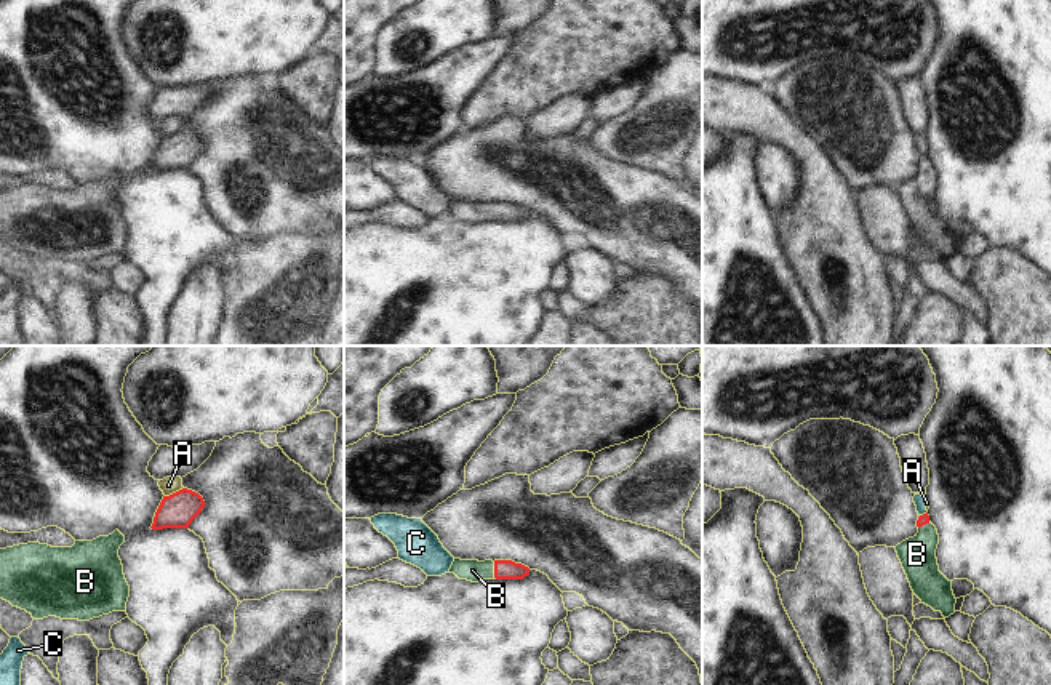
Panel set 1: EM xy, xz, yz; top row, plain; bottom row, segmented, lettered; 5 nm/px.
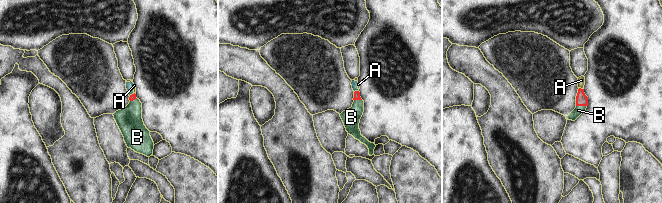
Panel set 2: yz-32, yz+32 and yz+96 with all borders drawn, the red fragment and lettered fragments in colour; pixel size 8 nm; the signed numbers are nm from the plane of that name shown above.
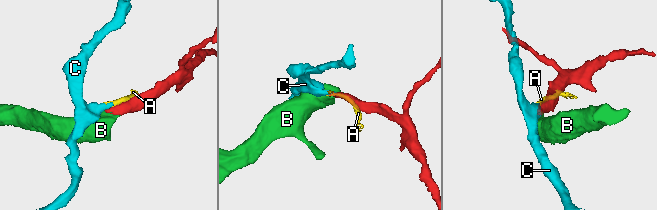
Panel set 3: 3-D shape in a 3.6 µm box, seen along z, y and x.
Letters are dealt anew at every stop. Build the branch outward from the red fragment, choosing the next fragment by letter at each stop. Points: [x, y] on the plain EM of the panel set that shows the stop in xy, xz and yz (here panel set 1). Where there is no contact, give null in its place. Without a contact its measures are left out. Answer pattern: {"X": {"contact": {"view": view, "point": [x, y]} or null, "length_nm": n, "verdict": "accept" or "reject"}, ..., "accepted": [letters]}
{"A": {"contact": {"view": "xy", "point": [173, 135]}, "length_nm": 110, "verdict": "reject"}, "B": {"contact": {"view": "xz", "point": [495, 212]}, "length_nm": 80, "verdict": "accept"}, "C": {"contact": {"view": "yz", "point": [923, 156]}, "length_nm": 50, "verdict": "reject"}, "accepted": ["B"]}

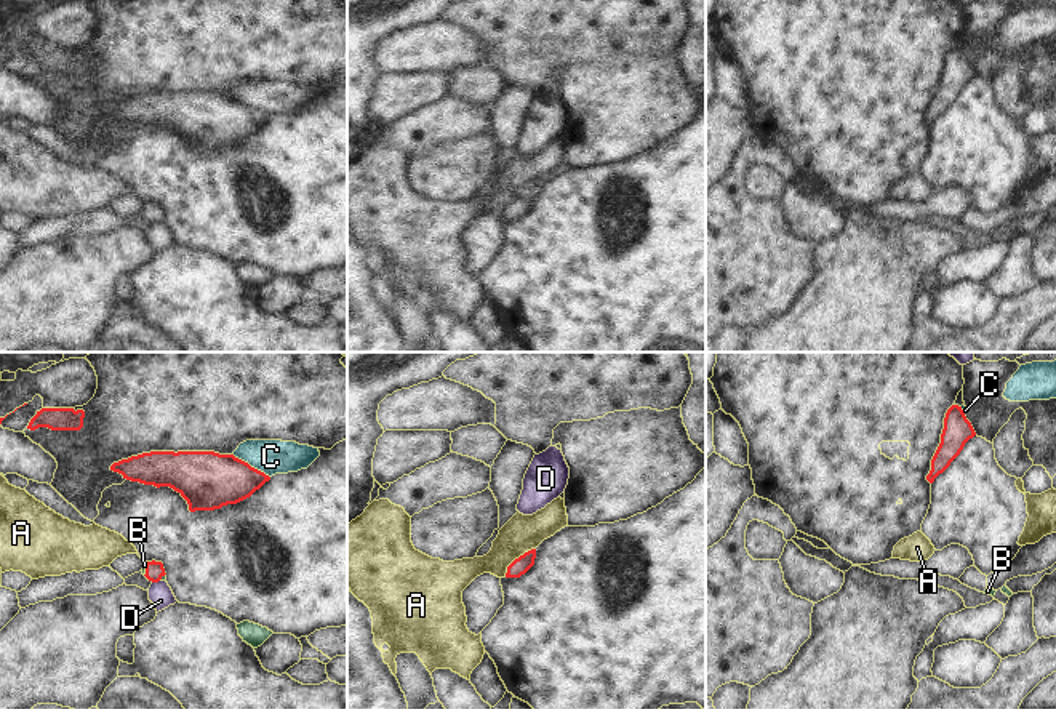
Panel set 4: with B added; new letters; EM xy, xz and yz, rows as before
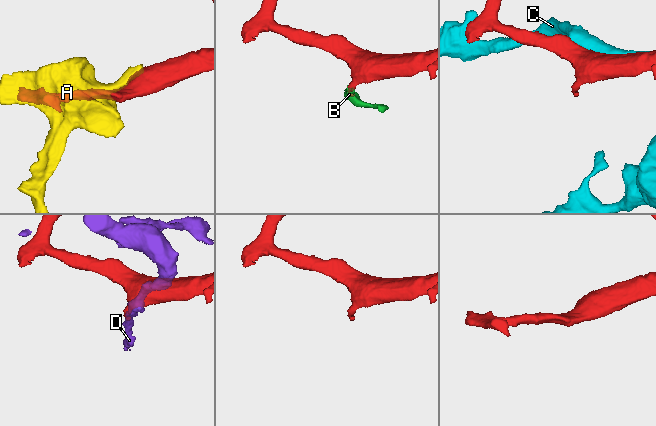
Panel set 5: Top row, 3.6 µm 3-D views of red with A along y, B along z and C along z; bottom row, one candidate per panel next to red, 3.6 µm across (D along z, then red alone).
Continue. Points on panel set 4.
{"A": {"contact": {"view": "xz", "point": [519, 199]}, "length_nm": 220, "verdict": "reject"}, "B": {"contact": {"view": "xy", "point": [146, 212]}, "length_nm": 60, "verdict": "accept"}, "C": {"contact": {"view": "xy", "point": [250, 108]}, "length_nm": 220, "verdict": "reject"}, "D": {"contact": {"view": "xy", "point": [156, 223]}, "length_nm": 40, "verdict": "reject"}, "accepted": ["B"]}

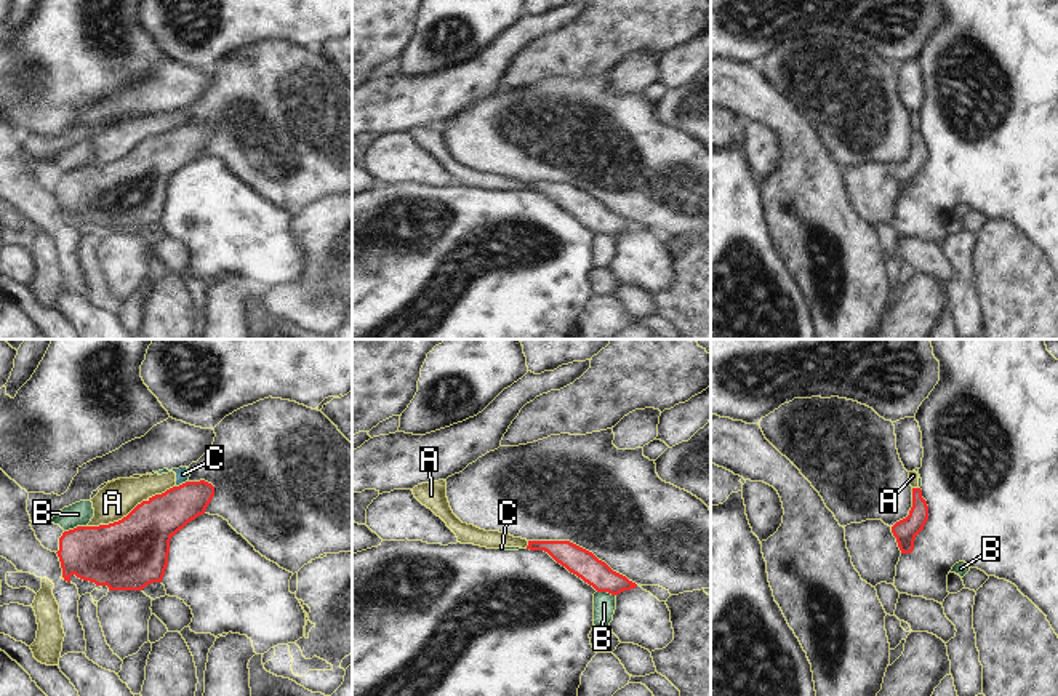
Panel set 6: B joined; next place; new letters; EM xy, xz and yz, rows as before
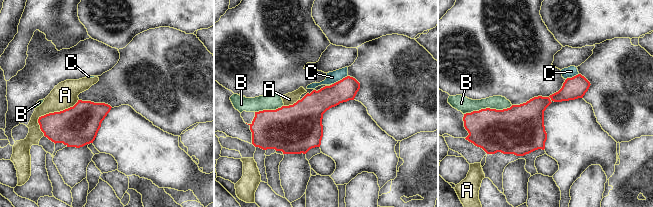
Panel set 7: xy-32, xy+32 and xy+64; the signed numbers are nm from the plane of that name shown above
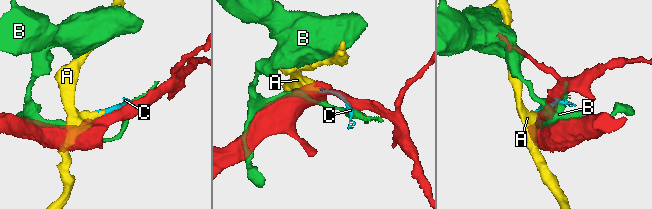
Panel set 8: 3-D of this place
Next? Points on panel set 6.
{"A": {"contact": {"view": "xy", "point": [132, 152]}, "length_nm": 480, "verdict": "reject"}, "B": {"contact": {"view": "xy", "point": [74, 170]}, "length_nm": 120, "verdict": "reject"}, "C": {"contact": {"view": "xy", "point": [183, 125]}, "length_nm": 80, "verdict": "reject"}, "accepted": []}

